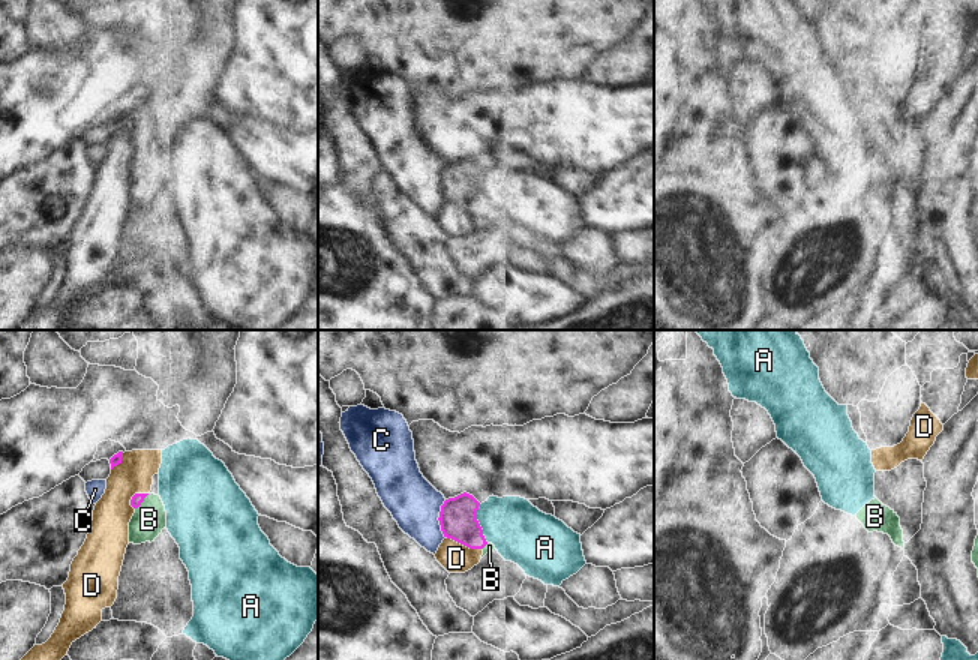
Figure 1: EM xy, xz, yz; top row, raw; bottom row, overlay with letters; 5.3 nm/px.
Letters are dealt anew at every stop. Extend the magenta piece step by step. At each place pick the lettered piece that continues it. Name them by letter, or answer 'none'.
none

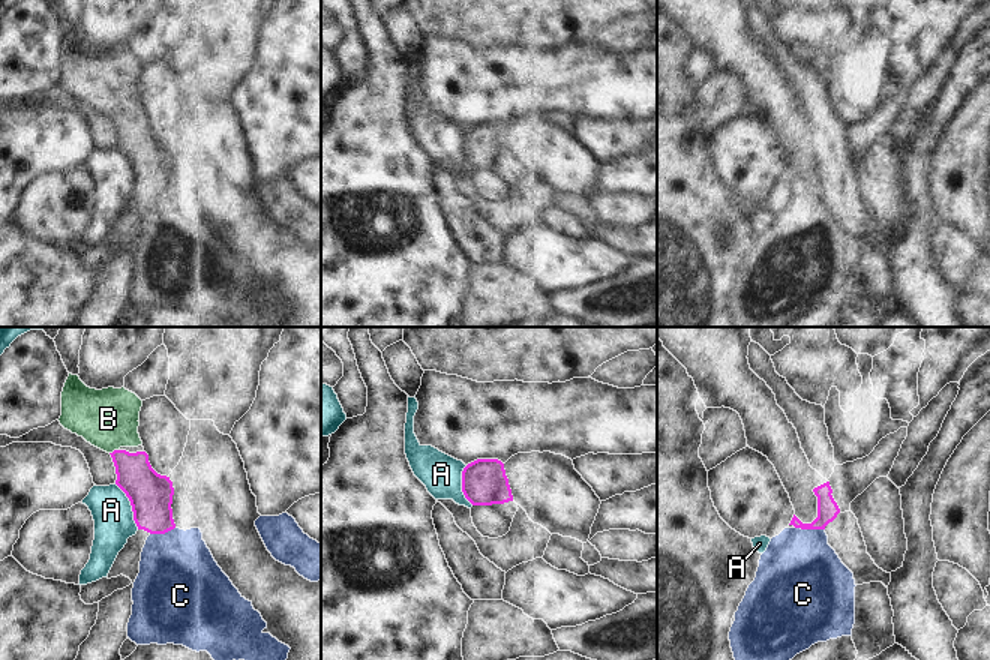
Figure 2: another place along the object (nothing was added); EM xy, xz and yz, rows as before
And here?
B, C

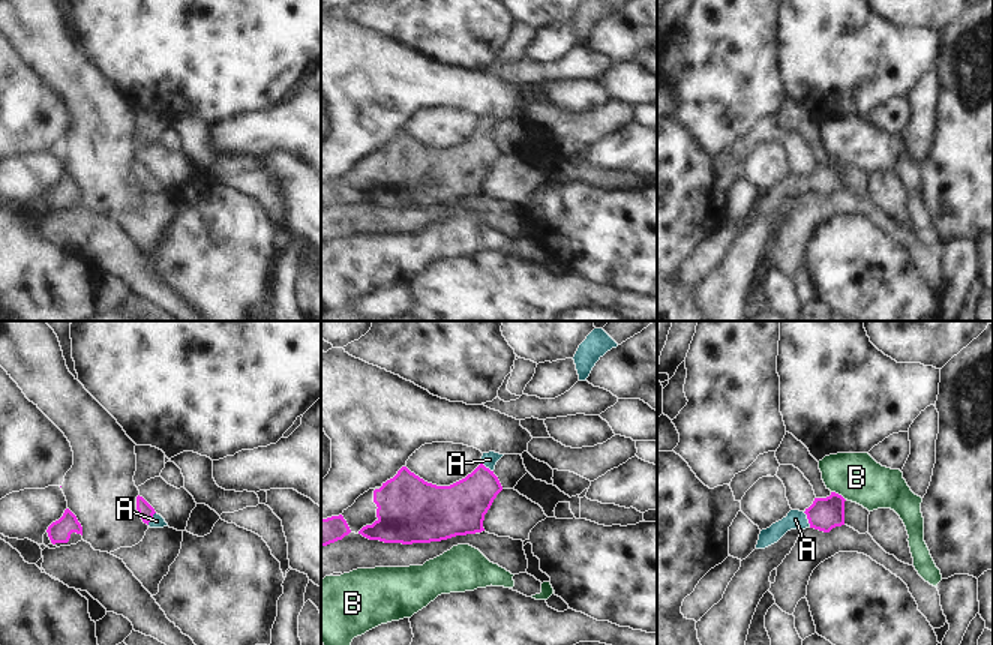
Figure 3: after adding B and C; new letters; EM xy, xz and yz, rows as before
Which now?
A

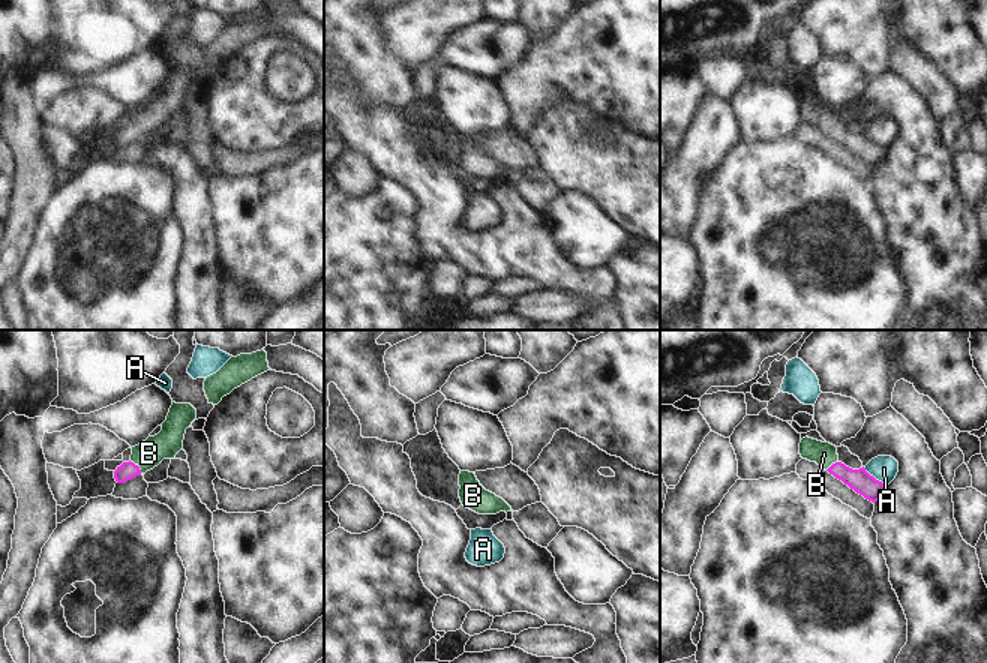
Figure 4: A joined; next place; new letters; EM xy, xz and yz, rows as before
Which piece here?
B

